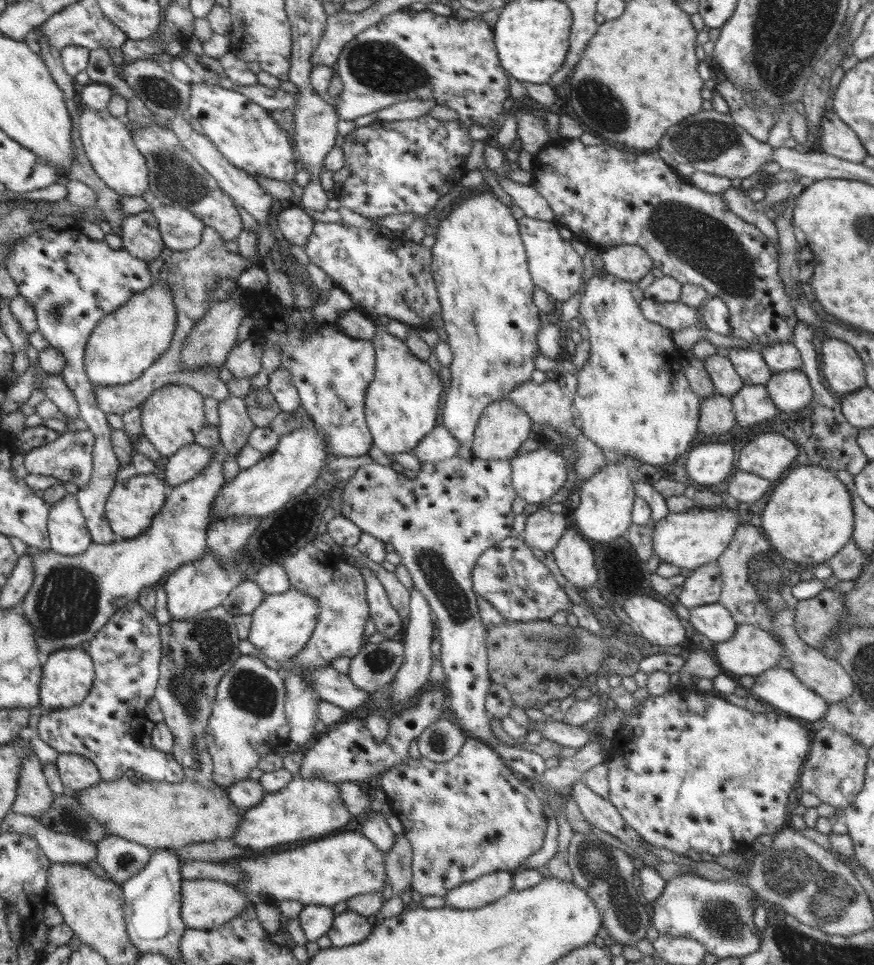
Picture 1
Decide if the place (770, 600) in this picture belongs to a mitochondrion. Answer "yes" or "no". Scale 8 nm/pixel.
yes

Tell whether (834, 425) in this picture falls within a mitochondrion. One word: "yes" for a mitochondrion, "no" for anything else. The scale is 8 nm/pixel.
no

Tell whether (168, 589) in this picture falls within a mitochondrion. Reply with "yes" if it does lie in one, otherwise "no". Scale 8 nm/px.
no

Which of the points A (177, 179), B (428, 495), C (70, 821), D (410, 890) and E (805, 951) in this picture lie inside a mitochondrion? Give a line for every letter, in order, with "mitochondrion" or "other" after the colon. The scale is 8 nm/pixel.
A: mitochondrion
B: other
C: mitochondrion
D: other
E: mitochondrion

